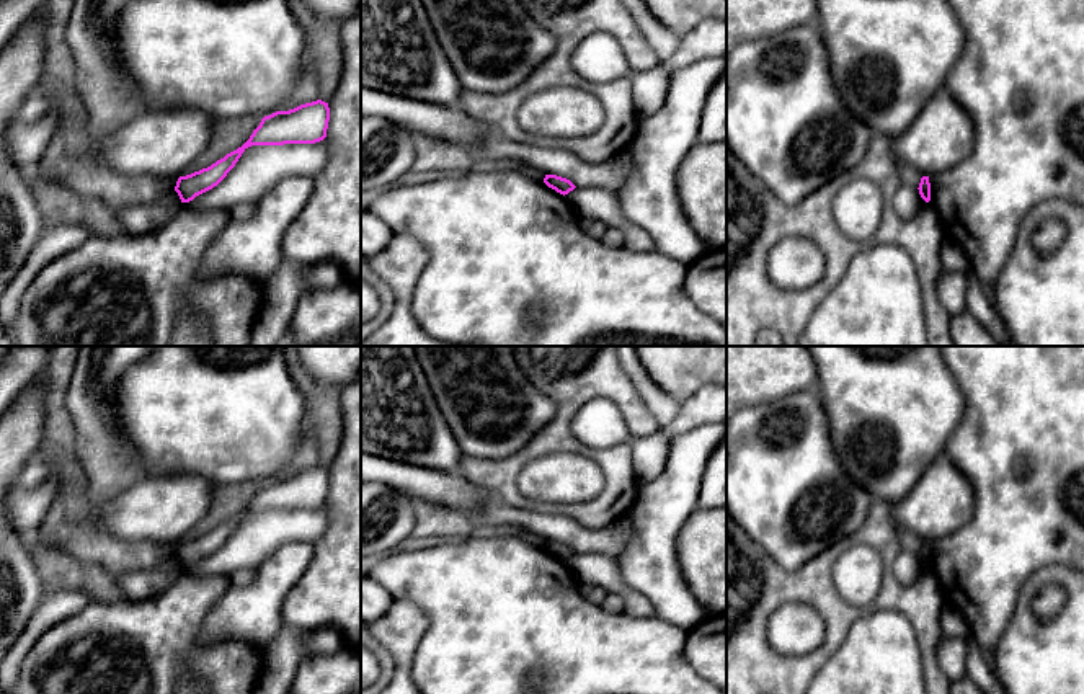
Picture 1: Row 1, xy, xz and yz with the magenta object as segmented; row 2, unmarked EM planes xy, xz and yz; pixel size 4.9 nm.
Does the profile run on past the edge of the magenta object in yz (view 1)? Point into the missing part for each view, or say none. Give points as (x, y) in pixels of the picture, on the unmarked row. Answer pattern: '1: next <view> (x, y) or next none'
1: next none

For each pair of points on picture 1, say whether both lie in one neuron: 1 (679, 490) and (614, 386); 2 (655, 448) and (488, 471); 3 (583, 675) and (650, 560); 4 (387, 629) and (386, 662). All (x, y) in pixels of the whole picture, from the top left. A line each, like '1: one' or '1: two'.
1: two
2: two
3: two
4: two

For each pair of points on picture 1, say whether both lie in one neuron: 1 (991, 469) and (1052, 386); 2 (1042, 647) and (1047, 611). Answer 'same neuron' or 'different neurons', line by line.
1: same neuron
2: different neurons

